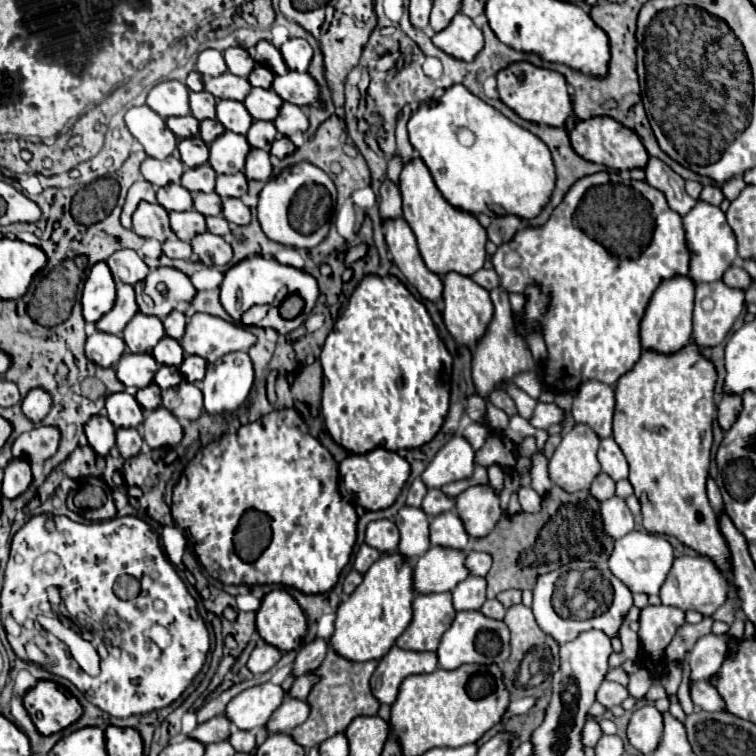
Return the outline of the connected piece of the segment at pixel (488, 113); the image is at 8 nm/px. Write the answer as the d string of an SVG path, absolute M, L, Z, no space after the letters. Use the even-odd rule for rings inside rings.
M462 84L448 88L444 96L438 98L434 104L422 104L408 120L408 134L410 144L414 146L414 150L418 150L420 158L432 172L438 190L454 208L466 210L470 214L484 212L490 218L500 216L500 210L504 214L514 214L518 218L532 218L552 196L556 174L548 146L538 136L516 126L496 108L468 92L468 88L464 88ZM460 128L468 128L476 136L472 146L462 146L458 142Z

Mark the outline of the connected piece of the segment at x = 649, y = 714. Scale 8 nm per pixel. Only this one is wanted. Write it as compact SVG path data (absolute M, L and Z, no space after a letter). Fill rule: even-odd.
M652 704L638 708L628 724L630 744L638 748L642 754L650 754L652 750L656 750L660 738L662 738L662 714Z

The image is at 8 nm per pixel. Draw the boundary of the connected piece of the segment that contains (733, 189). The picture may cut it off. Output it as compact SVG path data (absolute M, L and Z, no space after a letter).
M734 176L734 178L730 178L728 182L722 184L722 192L724 192L724 196L726 196L728 200L734 200L734 198L742 192L744 186L746 186L746 182L742 180L742 176Z

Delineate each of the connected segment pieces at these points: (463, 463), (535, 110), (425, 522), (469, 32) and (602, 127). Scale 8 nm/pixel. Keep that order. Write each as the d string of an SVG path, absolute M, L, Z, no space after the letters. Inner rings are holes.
M452 436L432 458L422 472L428 488L442 488L446 484L468 480L474 474L474 448L464 436Z
M516 62L510 64L508 68L502 68L496 74L498 80L498 94L500 100L512 108L522 120L536 122L536 124L548 124L554 128L562 128L568 122L568 116L574 116L574 106L572 98L568 94L568 82L560 72L548 70L548 68L538 68L530 62ZM518 74L524 74L524 82L518 82Z
M400 508L394 518L400 530L400 546L398 552L416 560L430 548L430 518L422 508Z
M462 12L454 16L454 20L448 24L448 28L436 32L432 36L432 42L444 50L446 54L458 58L458 60L474 60L474 56L484 46L484 36L480 28Z
M594 116L588 120L580 120L576 128L568 132L570 144L578 156L584 160L604 164L612 170L632 170L632 168L644 168L648 162L648 152L642 146L640 138L630 130L624 128L620 122L612 120L610 116Z

